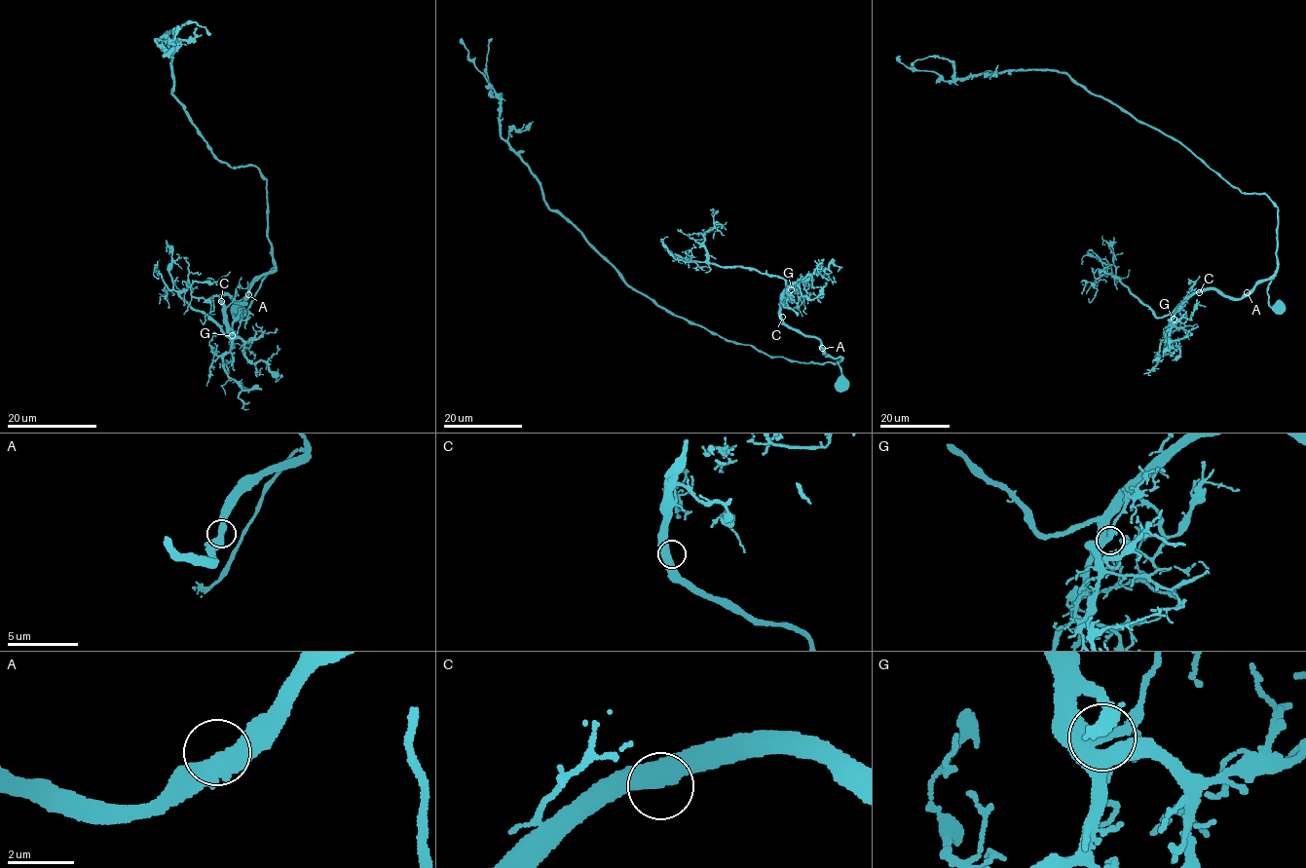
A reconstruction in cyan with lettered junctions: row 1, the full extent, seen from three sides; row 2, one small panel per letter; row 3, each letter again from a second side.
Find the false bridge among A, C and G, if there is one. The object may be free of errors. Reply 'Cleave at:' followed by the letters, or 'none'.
Cleave at: none

